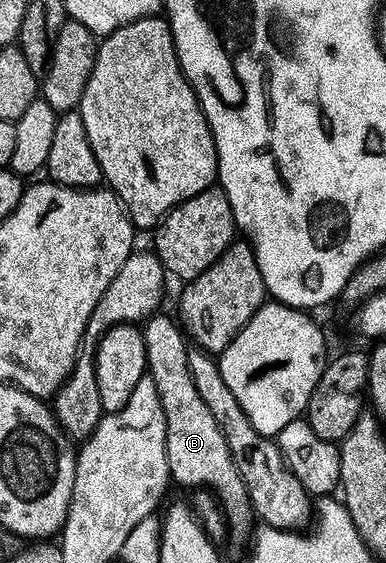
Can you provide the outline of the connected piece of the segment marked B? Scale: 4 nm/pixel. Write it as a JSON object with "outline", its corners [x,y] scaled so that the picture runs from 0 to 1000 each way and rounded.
{"outline":[[[417,560],[383,563],[370,595],[381,661],[412,693],[427,737],[427,805],[438,815],[438,844],[451,854],[482,853],[500,870],[549,863],[562,851],[573,851],[585,861],[614,860],[614,851],[624,845],[619,840],[604,845],[614,831],[604,826],[604,808],[593,805],[578,764],[567,750],[557,750],[557,735],[536,728],[536,714],[516,707],[516,693],[505,689],[505,671],[490,648],[492,620],[479,618],[484,599],[451,567],[446,570]]]}

